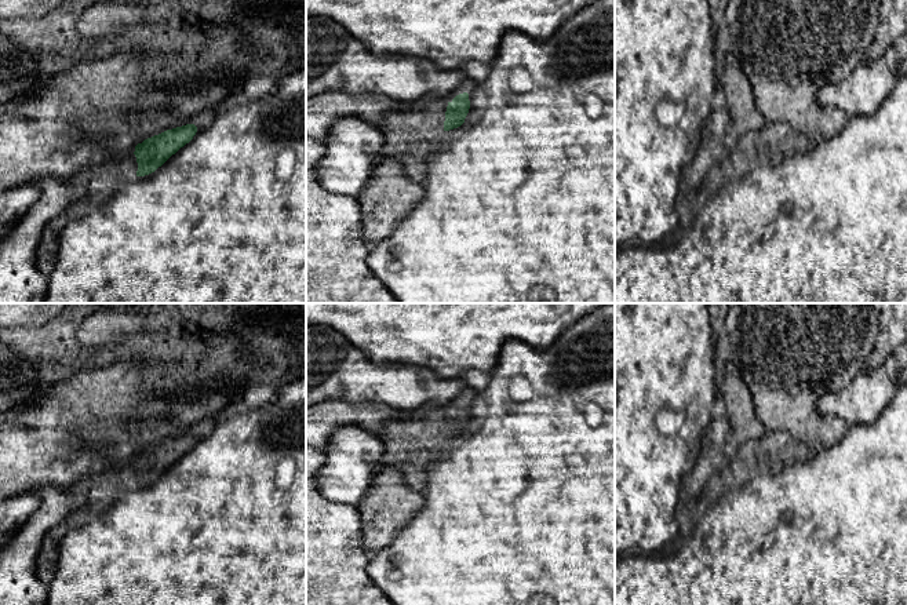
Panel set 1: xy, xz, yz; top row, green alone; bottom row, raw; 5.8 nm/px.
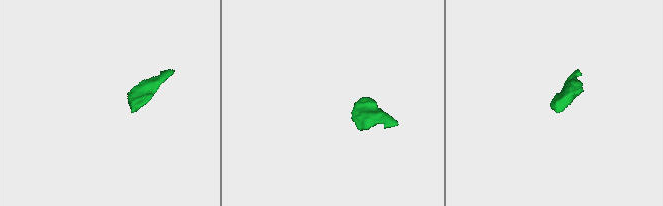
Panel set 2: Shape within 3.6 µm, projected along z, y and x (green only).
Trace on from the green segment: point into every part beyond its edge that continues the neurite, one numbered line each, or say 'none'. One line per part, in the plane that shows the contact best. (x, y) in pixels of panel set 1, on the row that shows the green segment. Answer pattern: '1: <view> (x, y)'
1: xz (410, 135)

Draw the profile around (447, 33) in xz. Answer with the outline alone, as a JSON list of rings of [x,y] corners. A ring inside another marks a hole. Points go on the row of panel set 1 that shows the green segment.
[[[306,0],[306,18],[320,15],[346,28],[368,50],[378,55],[415,55],[441,70],[456,70],[465,62],[495,61],[502,37],[507,32],[522,32],[533,40],[547,40],[580,8],[594,0]]]

